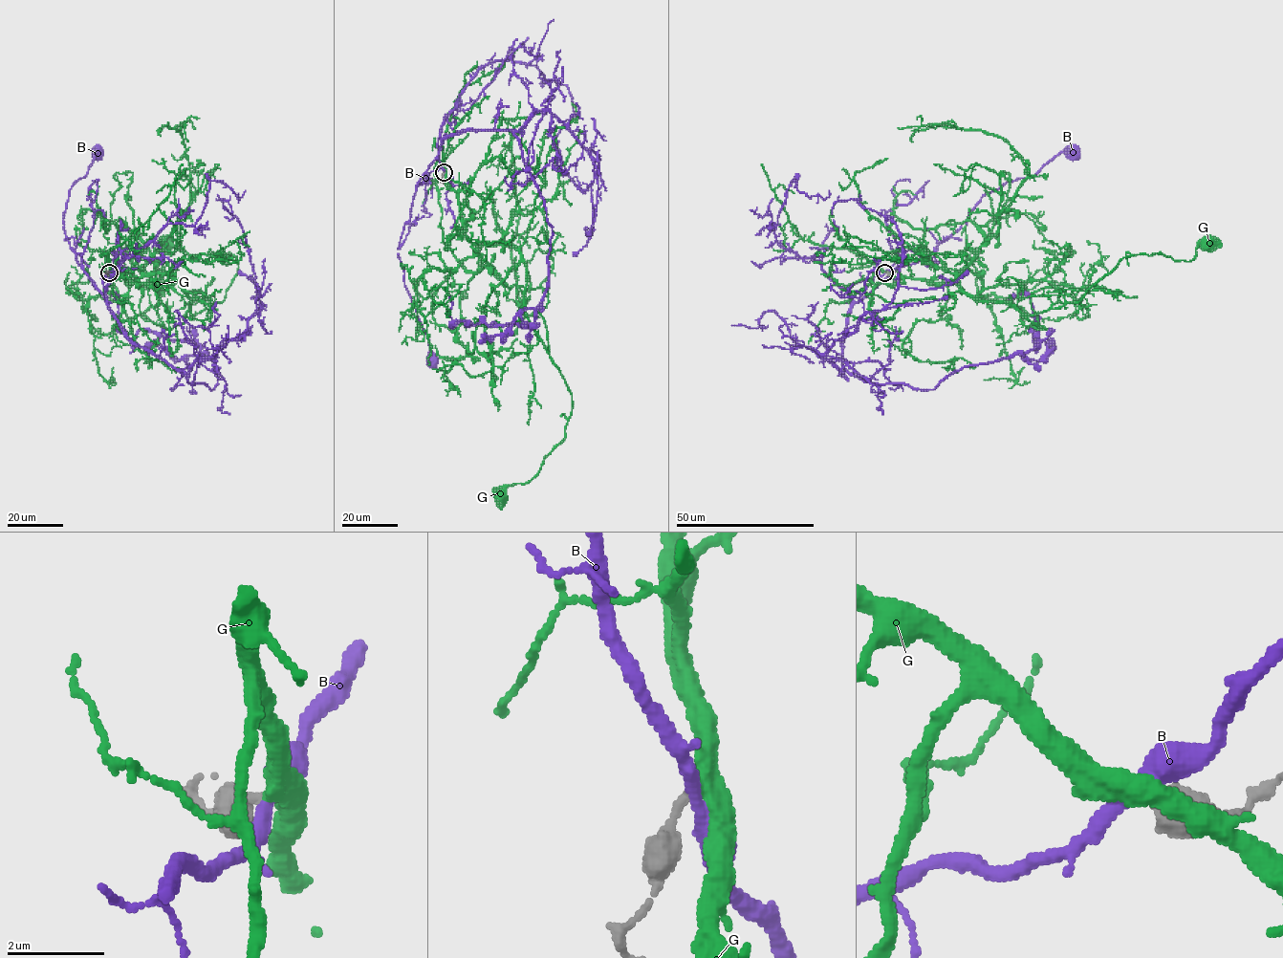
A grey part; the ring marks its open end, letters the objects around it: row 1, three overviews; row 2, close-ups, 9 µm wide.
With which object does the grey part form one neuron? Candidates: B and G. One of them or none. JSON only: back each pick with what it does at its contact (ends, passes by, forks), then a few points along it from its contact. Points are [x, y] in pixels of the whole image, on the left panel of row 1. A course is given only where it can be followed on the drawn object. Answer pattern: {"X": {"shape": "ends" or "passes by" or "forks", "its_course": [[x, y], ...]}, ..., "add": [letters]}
{"G": {"shape": "passes by", "its_course": [[110, 272], [128, 283], [166, 274], [192, 300], [192, 315], [220, 302], [236, 257], [197, 261], [165, 243]]}, "add": ["G"]}

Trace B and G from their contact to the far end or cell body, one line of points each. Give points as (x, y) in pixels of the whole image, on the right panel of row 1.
B: (884, 272), (856, 282), (849, 294), (861, 300), (899, 267), (926, 257), (966, 226), (984, 195), (1072, 153)
G: (884, 272), (934, 283), (957, 273), (965, 292), (1030, 315), (1077, 302), (1123, 257), (1190, 261), (1206, 243)

